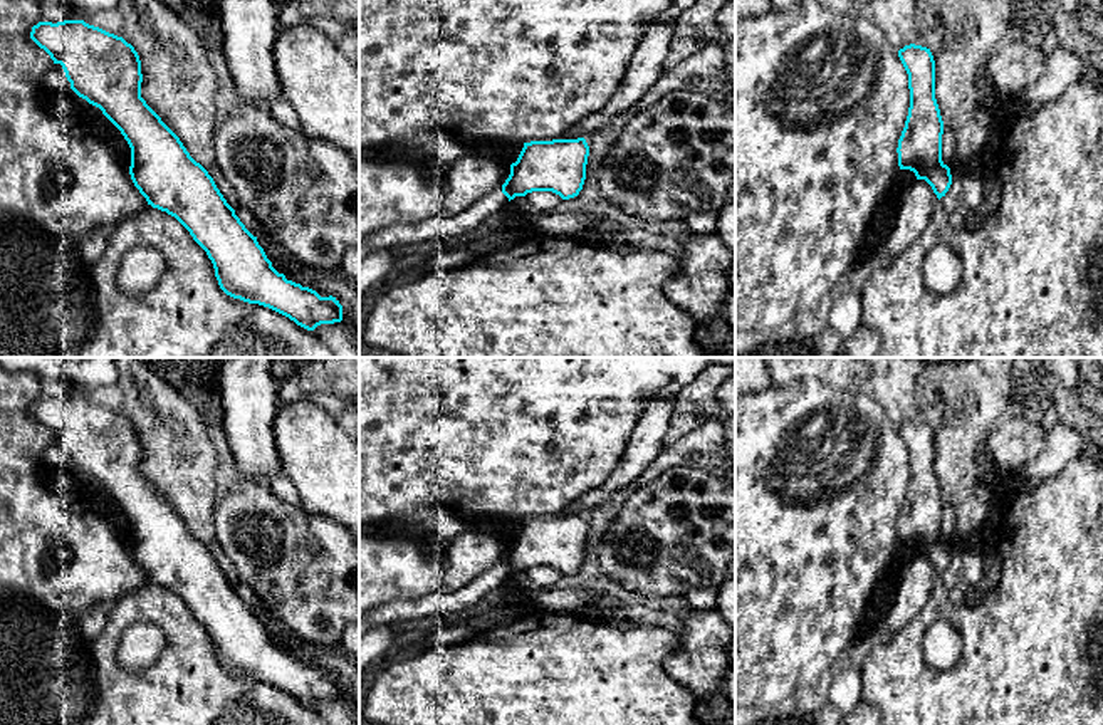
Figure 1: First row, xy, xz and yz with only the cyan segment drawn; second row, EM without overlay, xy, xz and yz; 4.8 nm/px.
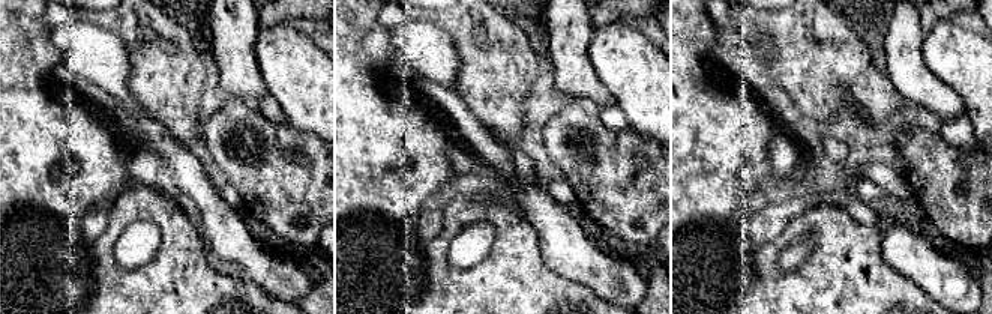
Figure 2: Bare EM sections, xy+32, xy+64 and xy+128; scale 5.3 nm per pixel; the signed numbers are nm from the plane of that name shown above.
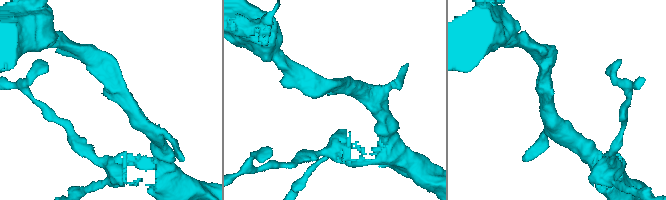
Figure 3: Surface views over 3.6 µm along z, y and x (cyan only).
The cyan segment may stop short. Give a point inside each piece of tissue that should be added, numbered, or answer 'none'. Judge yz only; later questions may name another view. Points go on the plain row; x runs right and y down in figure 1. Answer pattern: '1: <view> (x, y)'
none

